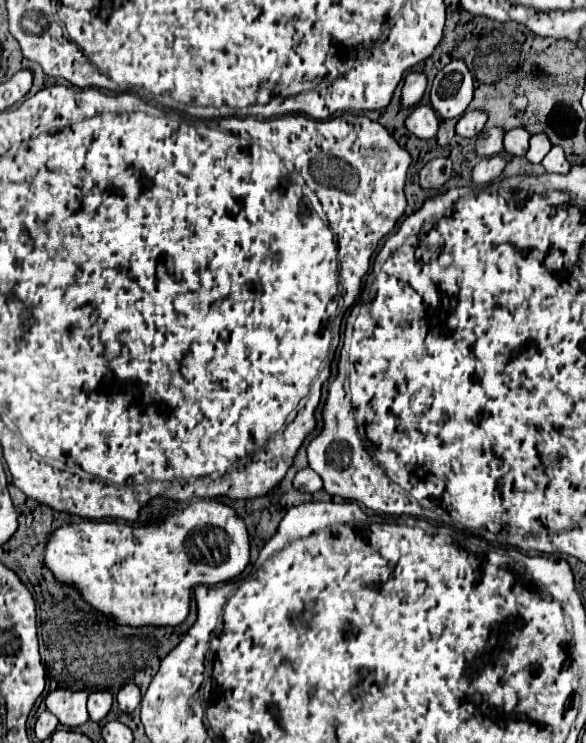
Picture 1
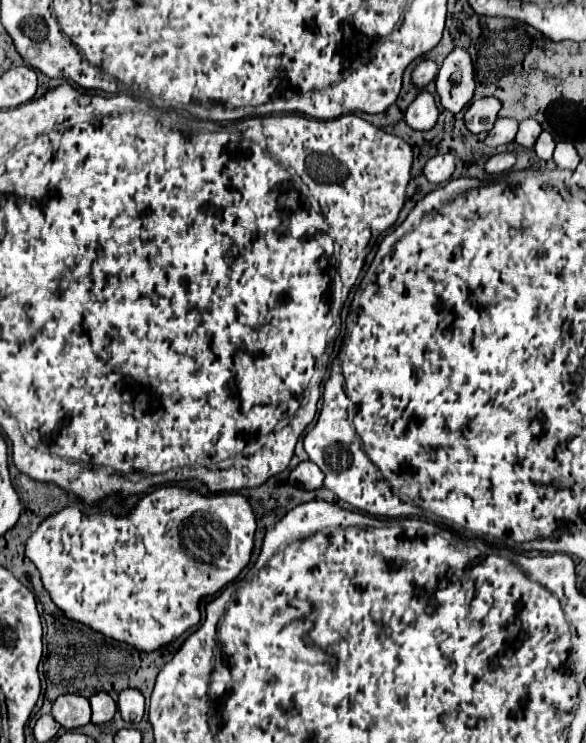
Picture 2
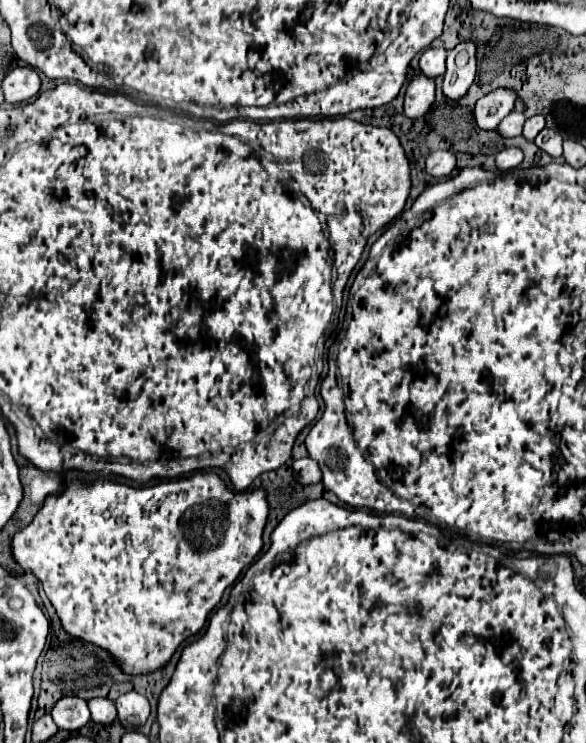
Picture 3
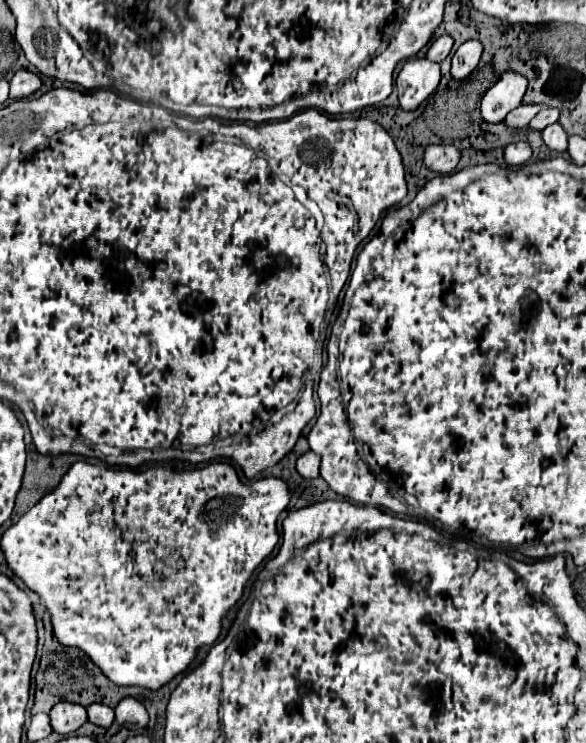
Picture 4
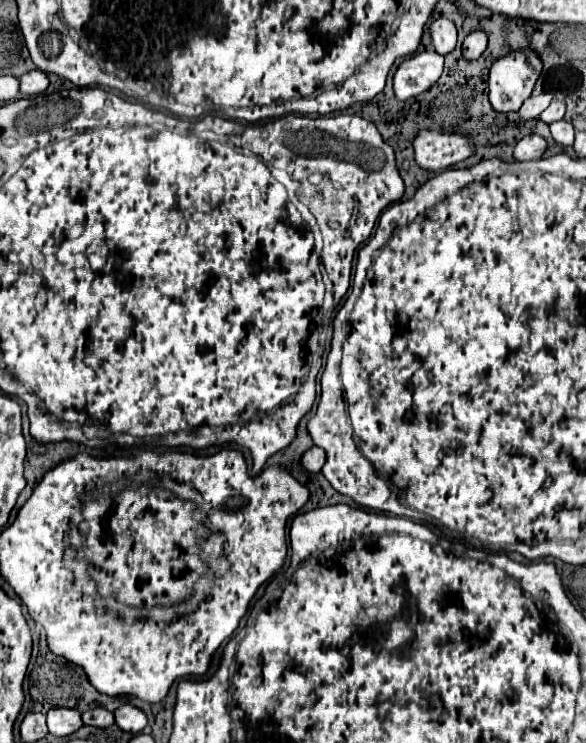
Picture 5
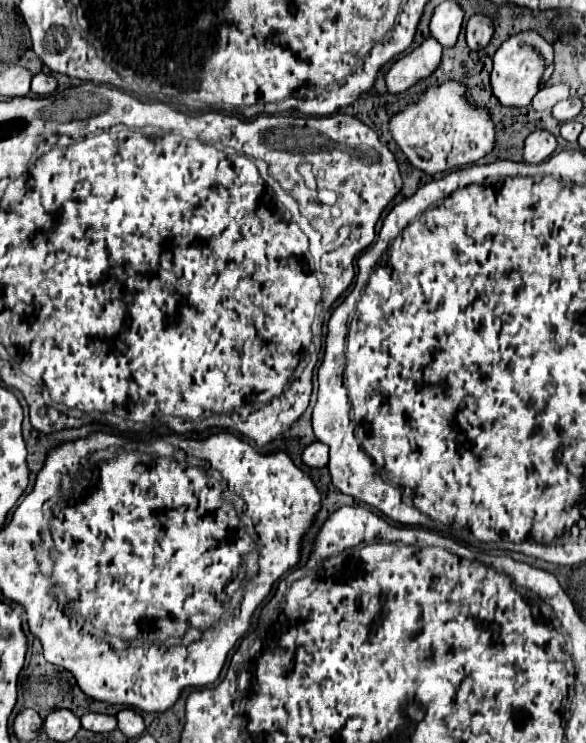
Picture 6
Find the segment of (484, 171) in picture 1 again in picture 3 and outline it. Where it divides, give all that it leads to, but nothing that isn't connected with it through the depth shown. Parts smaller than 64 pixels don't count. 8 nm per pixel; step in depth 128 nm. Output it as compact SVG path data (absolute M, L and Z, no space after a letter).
M504 148L502 152L496 154L496 166L500 170L512 170L512 168L520 166L522 158L524 158L524 154L520 148Z

